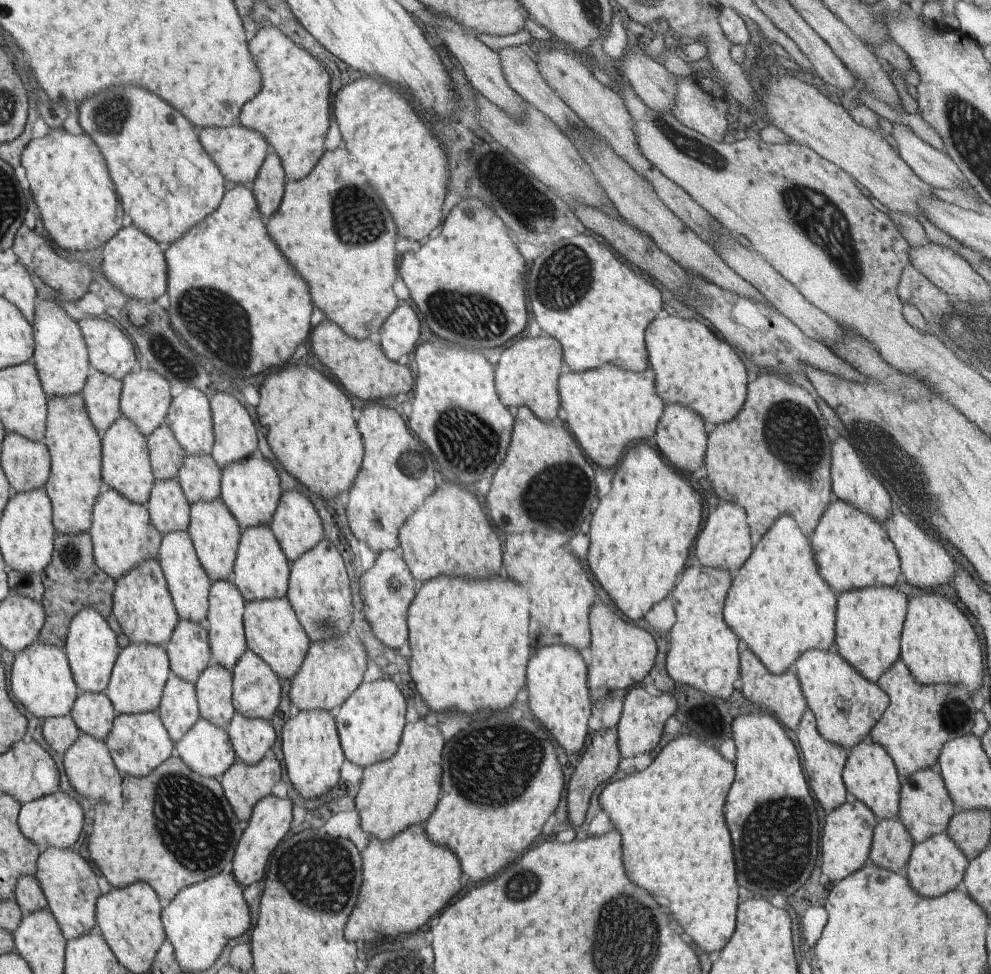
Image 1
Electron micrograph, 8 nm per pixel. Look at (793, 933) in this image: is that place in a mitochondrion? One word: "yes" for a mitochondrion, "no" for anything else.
no

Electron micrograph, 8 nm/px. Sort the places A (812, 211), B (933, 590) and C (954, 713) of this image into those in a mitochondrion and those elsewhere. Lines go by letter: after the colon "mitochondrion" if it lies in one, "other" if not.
A: mitochondrion
B: other
C: mitochondrion

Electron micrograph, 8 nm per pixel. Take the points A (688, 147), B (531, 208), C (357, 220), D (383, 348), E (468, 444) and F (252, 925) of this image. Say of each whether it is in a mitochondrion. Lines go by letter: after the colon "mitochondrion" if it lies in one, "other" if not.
A: mitochondrion
B: mitochondrion
C: mitochondrion
D: other
E: mitochondrion
F: other

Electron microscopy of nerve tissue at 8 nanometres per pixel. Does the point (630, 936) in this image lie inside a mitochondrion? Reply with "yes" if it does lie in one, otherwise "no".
yes

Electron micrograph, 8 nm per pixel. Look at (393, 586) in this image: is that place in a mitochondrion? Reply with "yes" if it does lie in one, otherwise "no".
yes

